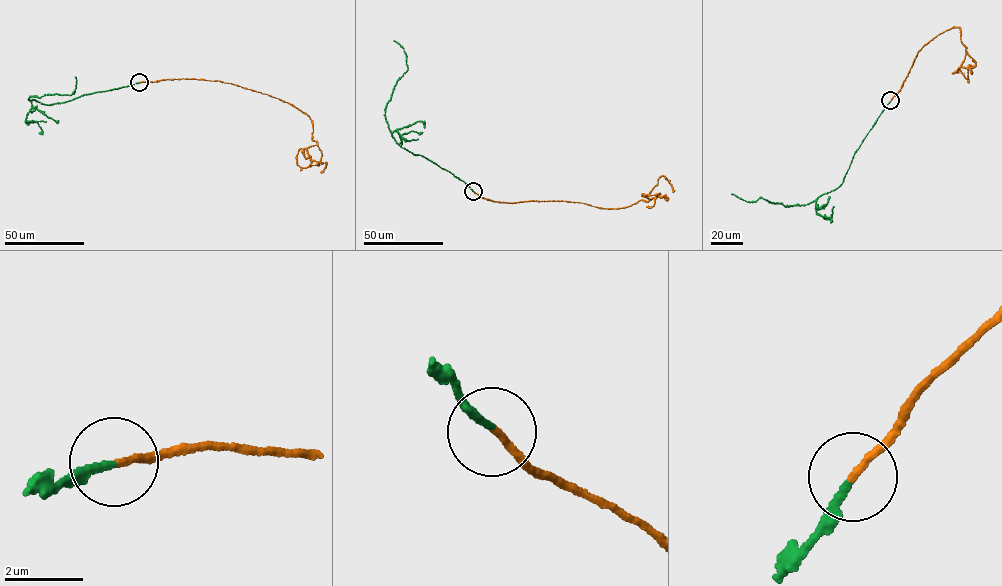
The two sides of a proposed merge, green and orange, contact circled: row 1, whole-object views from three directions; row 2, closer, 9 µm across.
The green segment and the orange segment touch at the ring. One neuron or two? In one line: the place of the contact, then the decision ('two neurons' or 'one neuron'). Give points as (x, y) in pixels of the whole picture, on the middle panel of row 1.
place (473, 191); one neuron

